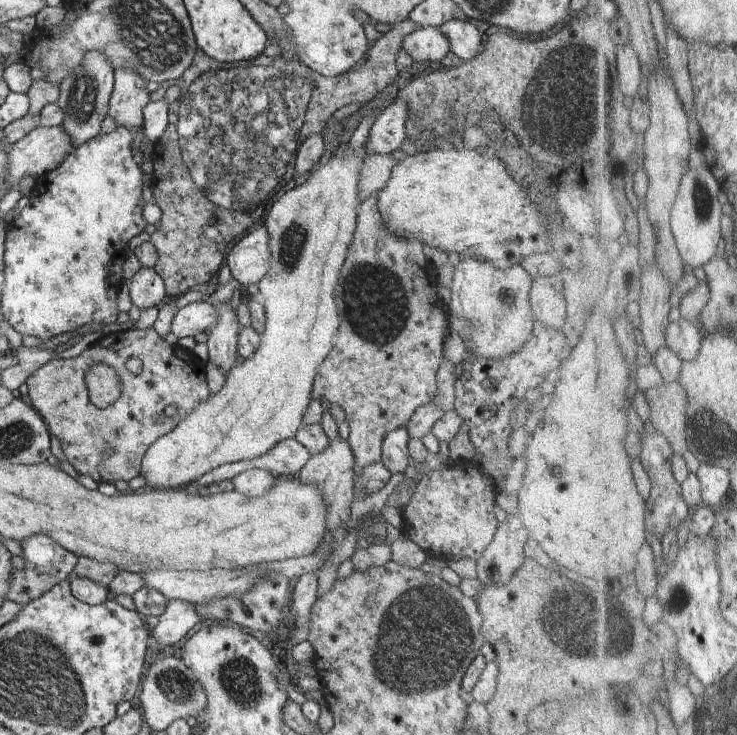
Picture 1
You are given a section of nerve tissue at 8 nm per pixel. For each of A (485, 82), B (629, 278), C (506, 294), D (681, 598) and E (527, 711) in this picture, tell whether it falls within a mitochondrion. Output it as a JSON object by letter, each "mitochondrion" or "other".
{"A":"other","B":"other","C":"mitochondrion","D":"mitochondrion","E":"other"}

